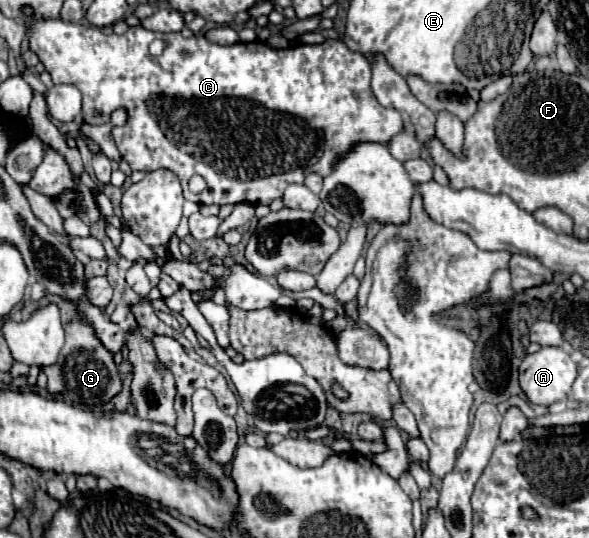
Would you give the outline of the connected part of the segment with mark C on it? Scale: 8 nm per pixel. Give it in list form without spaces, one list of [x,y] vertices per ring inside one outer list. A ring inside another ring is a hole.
[[[35,20],[33,26],[29,28],[29,48],[39,56],[39,60],[45,64],[45,70],[51,74],[53,84],[73,84],[79,88],[83,94],[83,118],[89,124],[103,124],[109,122],[111,112],[119,106],[125,106],[131,112],[131,118],[127,126],[123,128],[113,128],[113,140],[117,144],[117,150],[121,156],[129,162],[131,170],[141,170],[141,172],[151,172],[157,168],[169,168],[173,170],[181,184],[183,184],[183,194],[187,200],[197,202],[197,204],[239,204],[239,202],[251,202],[251,204],[269,204],[271,200],[279,198],[283,190],[291,182],[303,182],[307,174],[317,172],[321,176],[327,176],[331,172],[331,162],[347,152],[353,144],[357,142],[381,142],[387,144],[395,134],[403,130],[403,118],[395,108],[385,108],[373,98],[371,92],[371,66],[367,58],[359,52],[353,52],[345,46],[343,40],[325,40],[323,44],[299,44],[299,46],[289,46],[285,50],[275,50],[265,42],[237,42],[231,46],[221,46],[221,44],[211,44],[205,40],[203,34],[195,34],[191,38],[183,38],[179,32],[175,34],[161,34],[161,32],[151,32],[145,30],[143,26],[131,26],[125,34],[103,34],[95,26],[85,26],[85,24],[73,24],[73,22],[63,22],[63,20]],[[161,38],[167,42],[167,48],[163,50],[161,56],[151,56],[149,54],[149,44]],[[193,174],[201,174],[207,182],[207,188],[201,194],[191,194],[189,192],[189,178]]]

